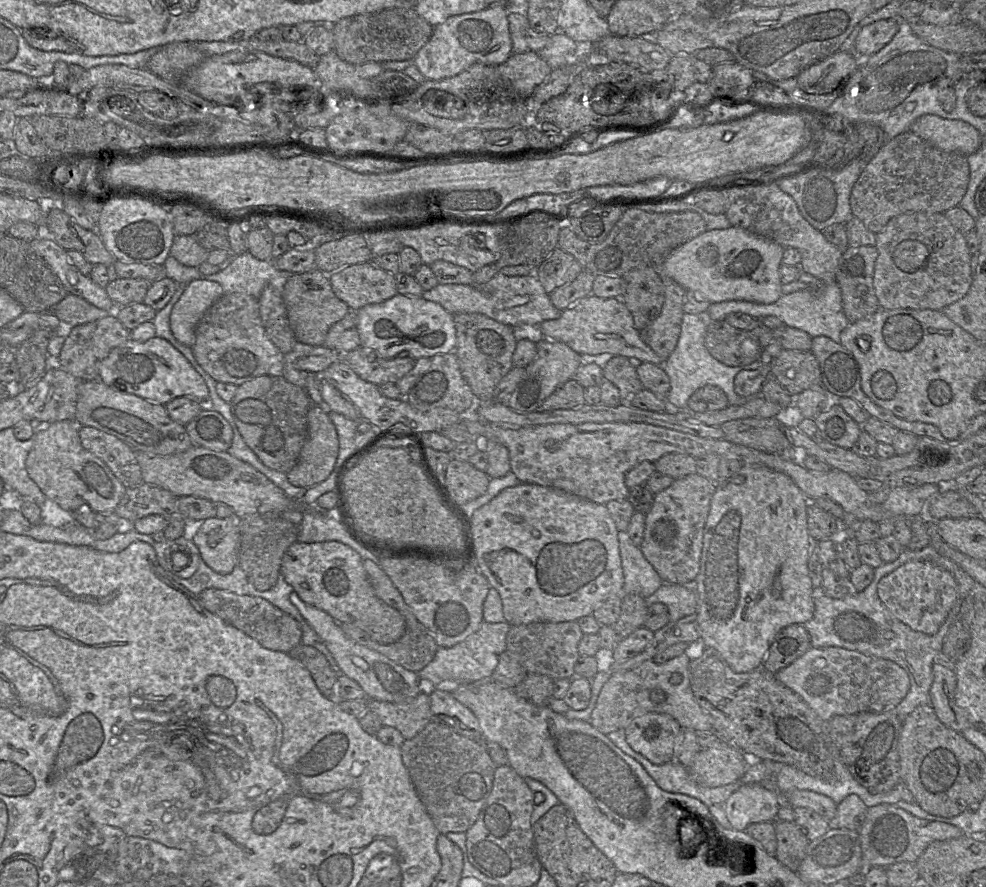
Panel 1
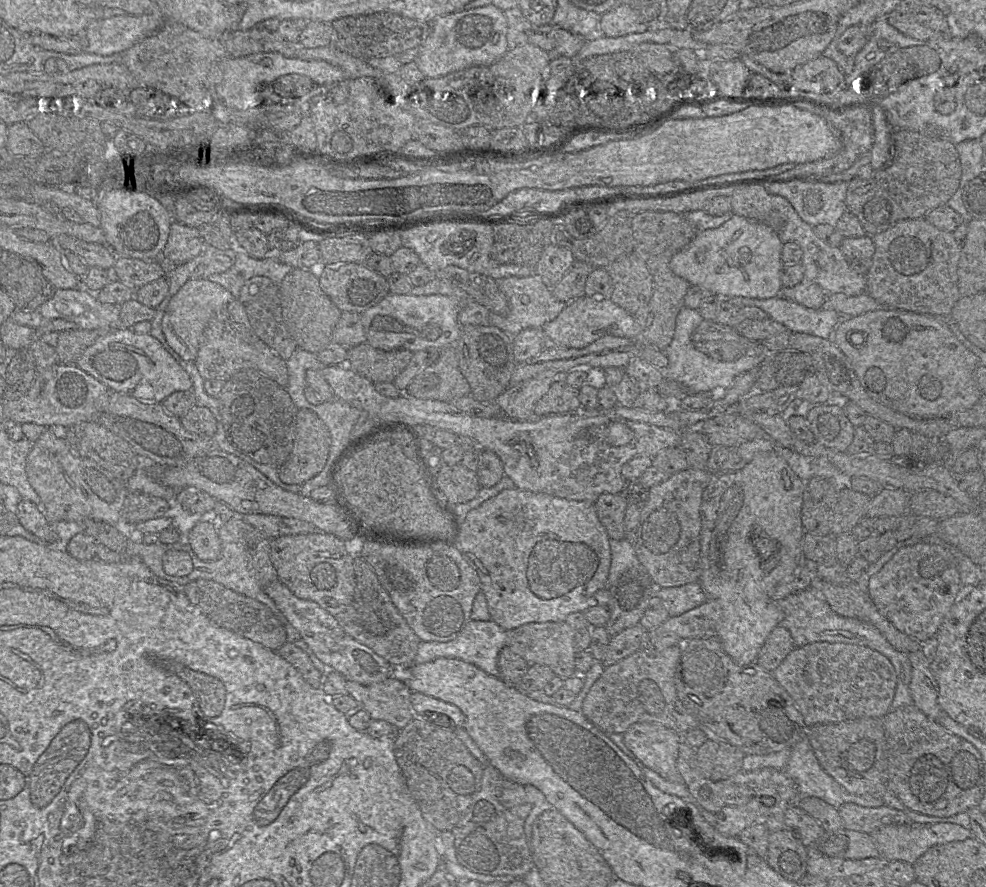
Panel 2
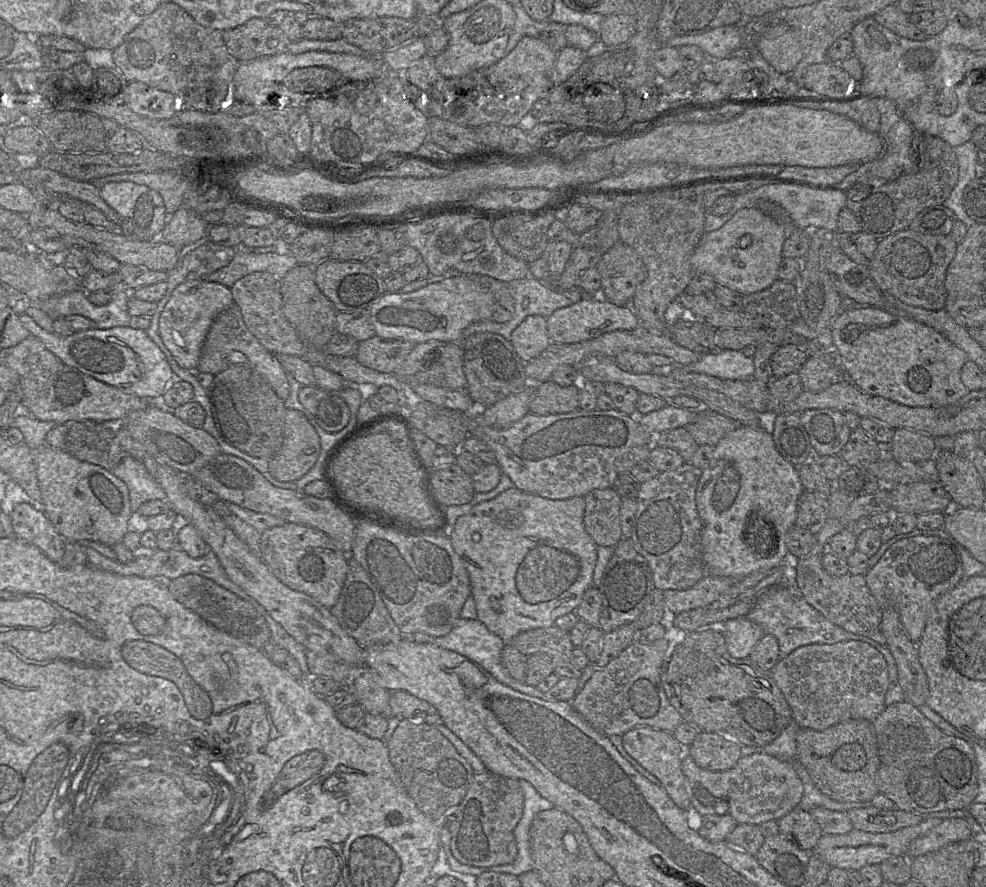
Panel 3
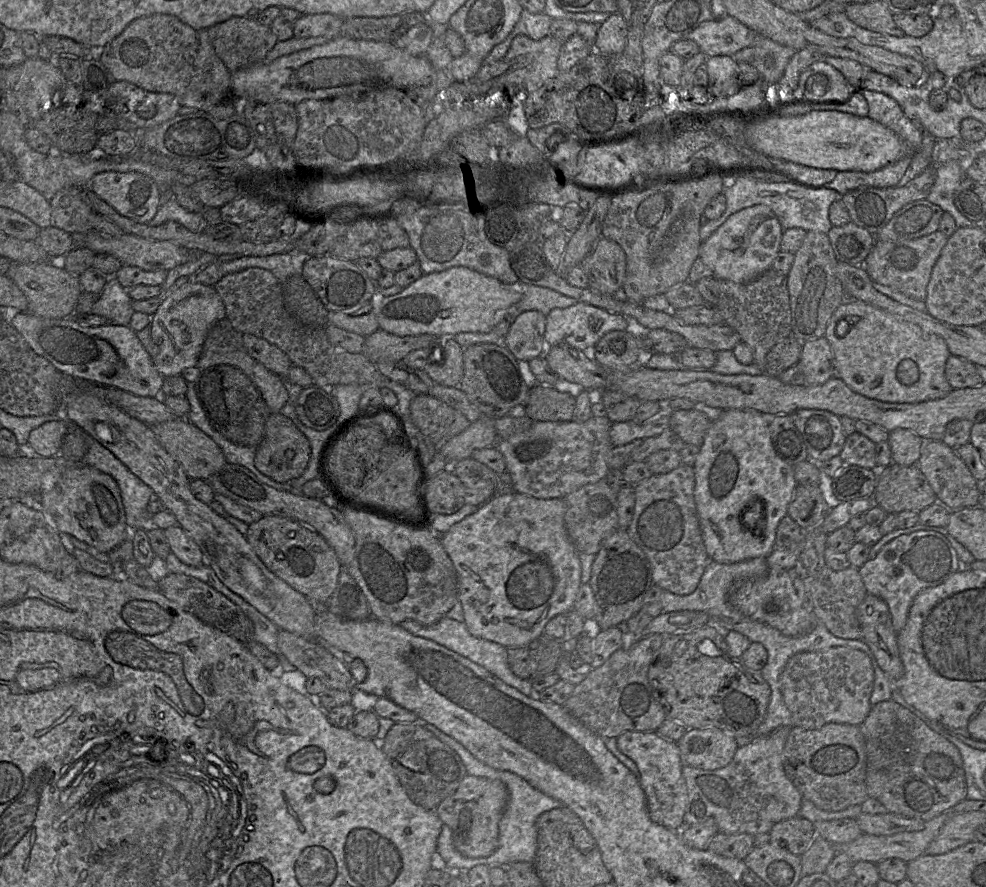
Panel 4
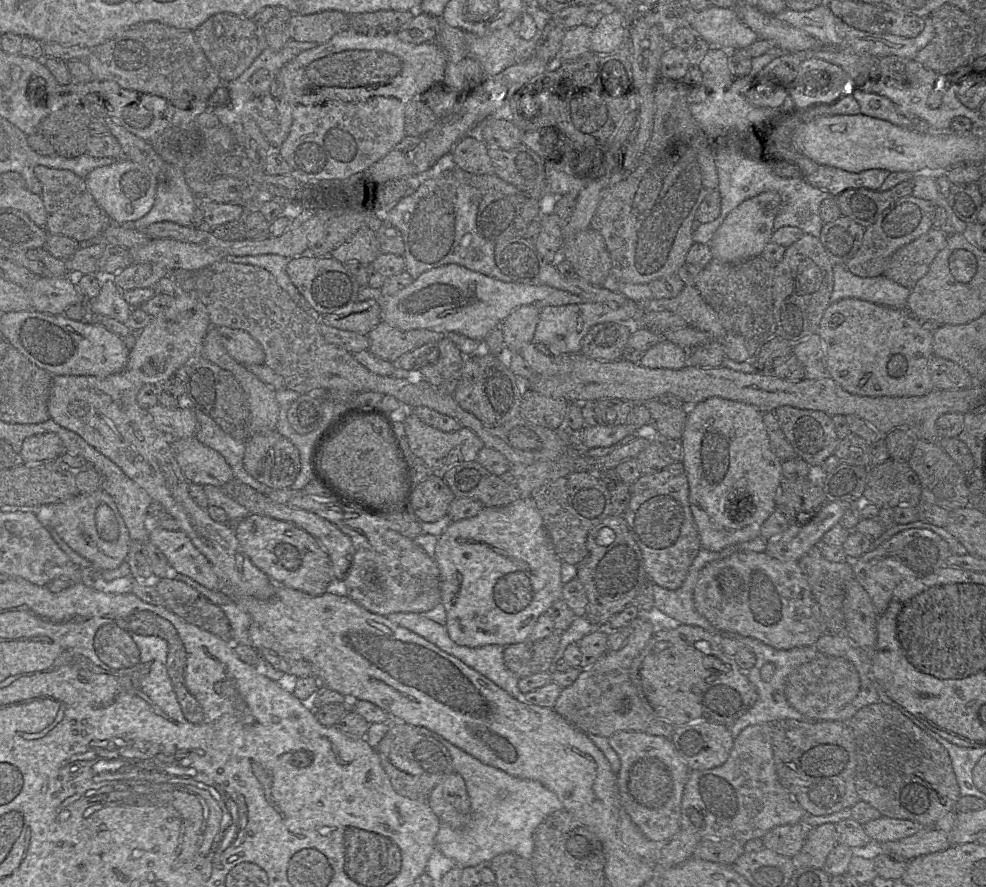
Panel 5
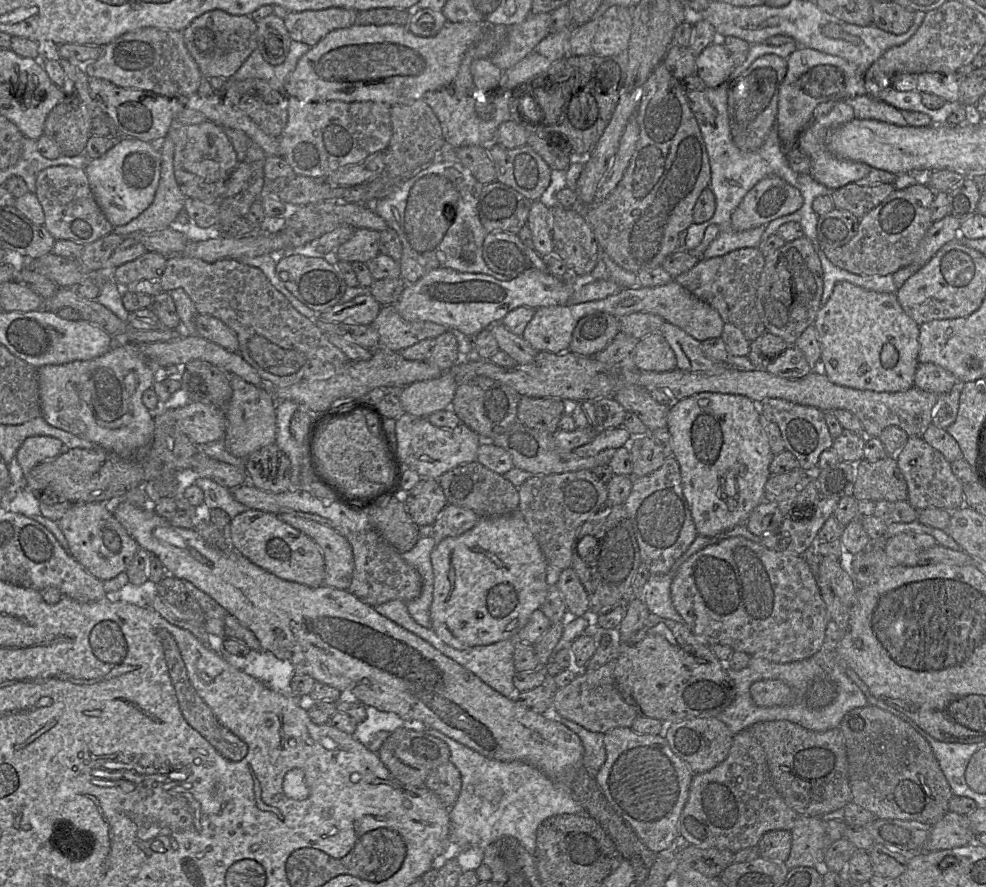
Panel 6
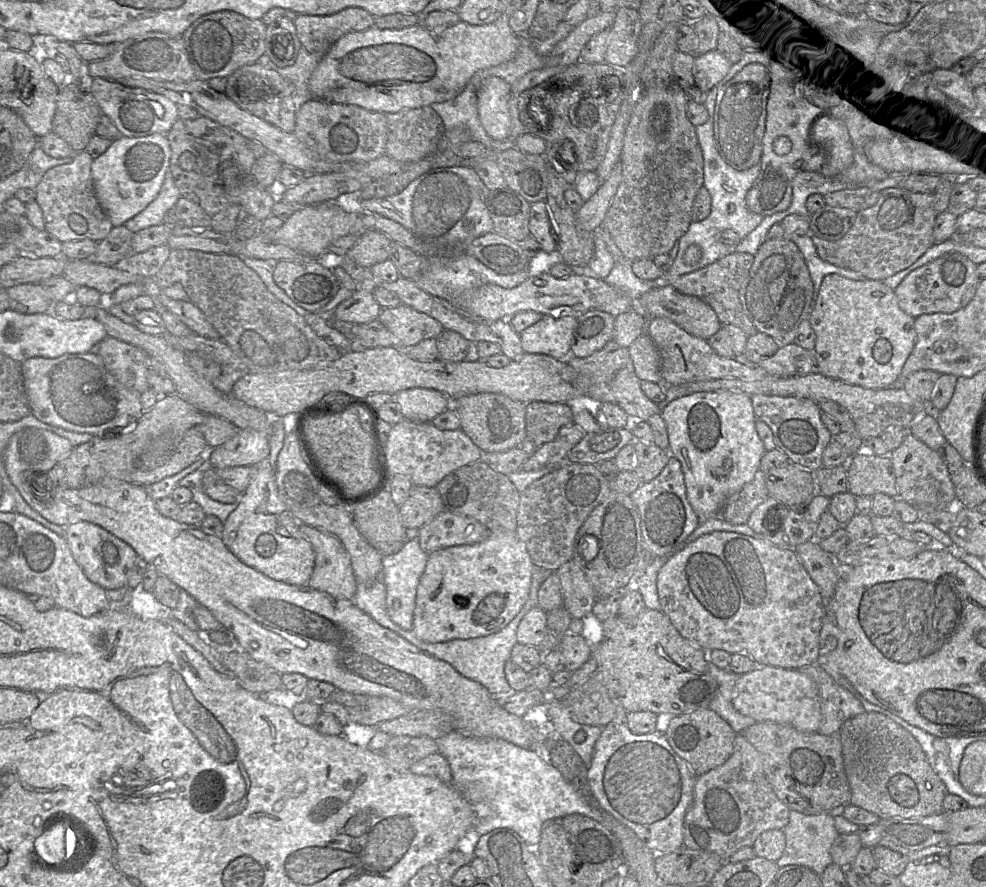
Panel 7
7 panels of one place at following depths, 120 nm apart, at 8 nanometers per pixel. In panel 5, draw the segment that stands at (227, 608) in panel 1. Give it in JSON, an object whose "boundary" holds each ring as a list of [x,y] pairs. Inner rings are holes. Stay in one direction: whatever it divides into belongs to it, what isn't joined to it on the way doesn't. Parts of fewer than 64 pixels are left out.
{"boundary":[[[167,577],[153,581],[168,610],[186,622],[211,632],[225,641],[230,641],[229,620],[217,605],[182,581]]]}

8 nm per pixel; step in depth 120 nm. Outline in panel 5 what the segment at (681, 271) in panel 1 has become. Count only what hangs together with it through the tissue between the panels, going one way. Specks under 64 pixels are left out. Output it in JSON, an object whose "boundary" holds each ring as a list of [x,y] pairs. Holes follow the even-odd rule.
{"boundary":[[[765,191],[744,200],[726,216],[709,243],[713,259],[723,263],[739,263],[760,256],[771,241],[774,219],[781,207],[782,199],[776,191]]]}

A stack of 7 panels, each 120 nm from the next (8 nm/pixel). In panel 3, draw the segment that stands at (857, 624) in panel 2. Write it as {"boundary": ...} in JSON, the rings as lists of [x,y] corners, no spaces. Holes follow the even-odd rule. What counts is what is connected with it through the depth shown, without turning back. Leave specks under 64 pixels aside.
{"boundary":[[[776,585],[766,589],[754,603],[746,617],[759,625],[765,634],[776,637],[779,644],[780,660],[795,649],[809,644],[835,644],[843,641],[861,641],[878,650],[887,663],[889,687],[885,695],[885,704],[904,701],[904,693],[898,681],[896,661],[886,645],[862,635],[854,634],[828,621],[819,611],[808,604],[795,587]]]}

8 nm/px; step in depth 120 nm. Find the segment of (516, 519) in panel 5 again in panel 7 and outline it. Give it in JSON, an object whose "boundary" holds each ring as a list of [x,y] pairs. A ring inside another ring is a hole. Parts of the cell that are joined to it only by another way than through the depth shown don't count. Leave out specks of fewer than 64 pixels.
{"boundary":[[[491,530],[481,542],[443,548],[428,555],[416,592],[412,631],[421,641],[440,643],[500,631],[529,597],[535,566],[516,532]]]}

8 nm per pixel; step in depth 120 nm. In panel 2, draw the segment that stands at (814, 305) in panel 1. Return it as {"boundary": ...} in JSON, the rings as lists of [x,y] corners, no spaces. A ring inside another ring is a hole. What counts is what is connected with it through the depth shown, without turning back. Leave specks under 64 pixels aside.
{"boundary":[[[783,296],[769,299],[754,299],[748,297],[728,298],[739,308],[755,306],[765,311],[769,317],[788,330],[818,336],[833,342],[833,331],[844,318],[830,308],[810,309]]]}

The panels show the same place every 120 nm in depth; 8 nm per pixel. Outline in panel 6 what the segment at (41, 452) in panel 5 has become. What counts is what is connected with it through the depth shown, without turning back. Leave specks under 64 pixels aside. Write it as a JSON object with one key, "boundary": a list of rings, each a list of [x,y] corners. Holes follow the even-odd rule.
{"boundary":[[[32,436],[23,441],[16,453],[16,459],[26,478],[35,466],[56,458],[64,450],[64,444],[56,438]]]}

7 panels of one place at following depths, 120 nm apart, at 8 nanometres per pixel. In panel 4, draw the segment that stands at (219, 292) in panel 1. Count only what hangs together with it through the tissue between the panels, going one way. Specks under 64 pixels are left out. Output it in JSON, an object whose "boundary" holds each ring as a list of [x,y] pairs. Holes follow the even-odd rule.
{"boundary":[[[187,283],[170,292],[151,316],[151,338],[159,350],[153,359],[158,372],[169,378],[196,366],[210,329],[225,317],[224,303],[213,286]]]}

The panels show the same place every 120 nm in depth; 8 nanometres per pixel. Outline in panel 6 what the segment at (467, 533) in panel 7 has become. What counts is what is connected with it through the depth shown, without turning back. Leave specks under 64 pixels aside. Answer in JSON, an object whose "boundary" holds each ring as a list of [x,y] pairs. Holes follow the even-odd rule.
{"boundary":[[[448,504],[433,523],[433,538],[436,543],[447,538],[459,536],[473,528],[479,516],[470,509]]]}

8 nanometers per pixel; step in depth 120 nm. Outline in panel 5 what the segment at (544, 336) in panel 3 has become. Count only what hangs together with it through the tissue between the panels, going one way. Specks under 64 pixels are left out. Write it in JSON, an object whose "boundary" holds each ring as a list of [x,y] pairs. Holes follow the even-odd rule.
{"boundary":[[[522,305],[502,322],[507,352],[519,352],[522,347],[533,341],[539,313],[540,309],[535,305]]]}

